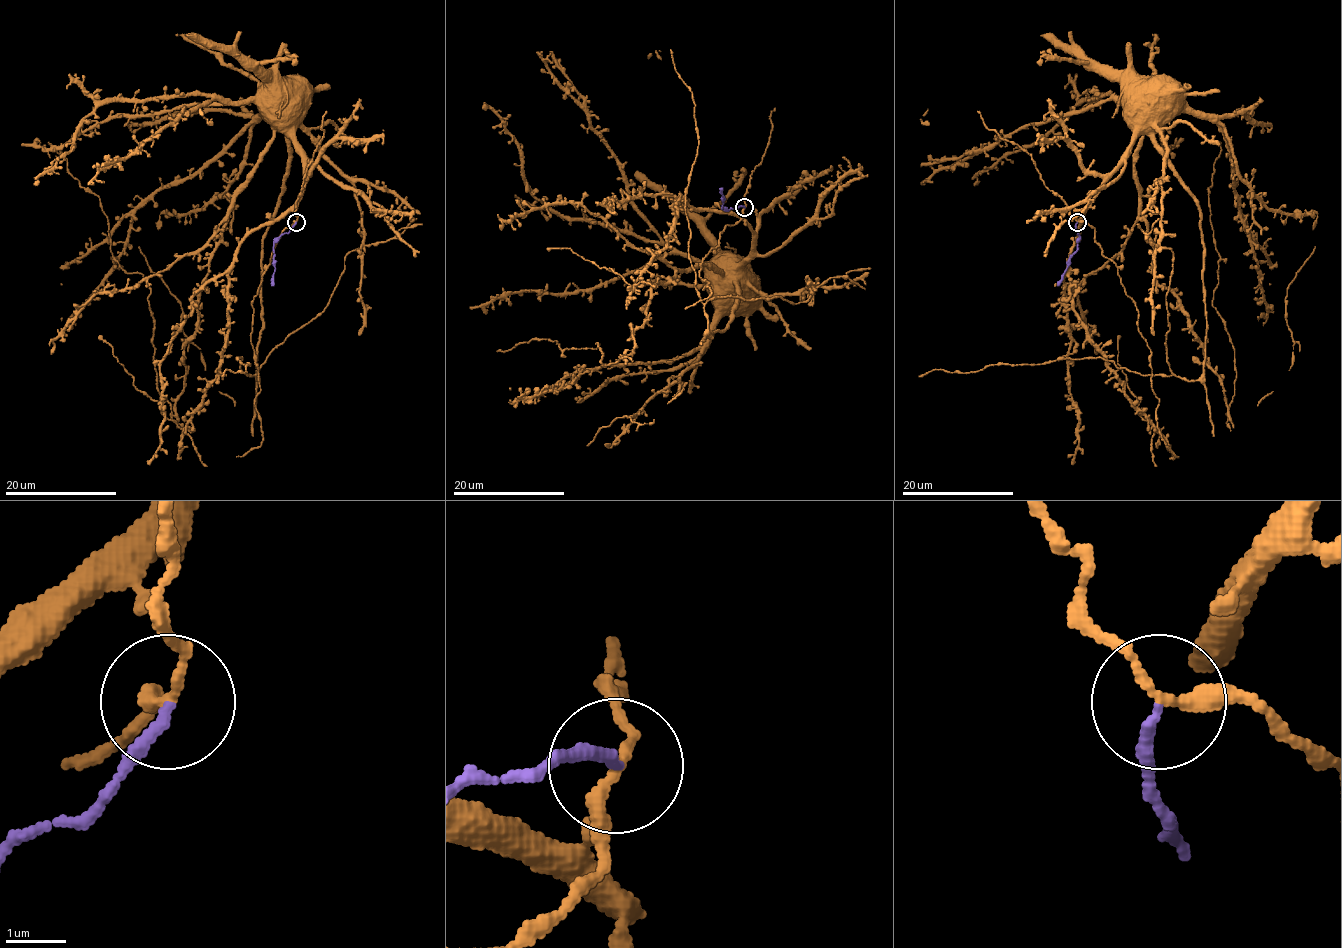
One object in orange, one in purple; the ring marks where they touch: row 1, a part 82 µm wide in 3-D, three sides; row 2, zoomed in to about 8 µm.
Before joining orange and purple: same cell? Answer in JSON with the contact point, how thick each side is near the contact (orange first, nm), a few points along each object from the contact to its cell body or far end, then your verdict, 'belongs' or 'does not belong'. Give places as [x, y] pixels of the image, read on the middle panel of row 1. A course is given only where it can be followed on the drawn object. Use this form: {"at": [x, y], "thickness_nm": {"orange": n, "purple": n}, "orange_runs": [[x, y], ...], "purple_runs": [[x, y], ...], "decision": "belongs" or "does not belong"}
{"at": [744, 207], "thickness_nm": {"orange": 190, "purple": 190}, "orange_runs": [[744, 208], [742, 217], [752, 233], [752, 251], [740, 264], [733, 257], [723, 255], [721, 262]], "purple_runs": [[744, 208], [721, 208], [720, 188]], "decision": "does not belong"}

